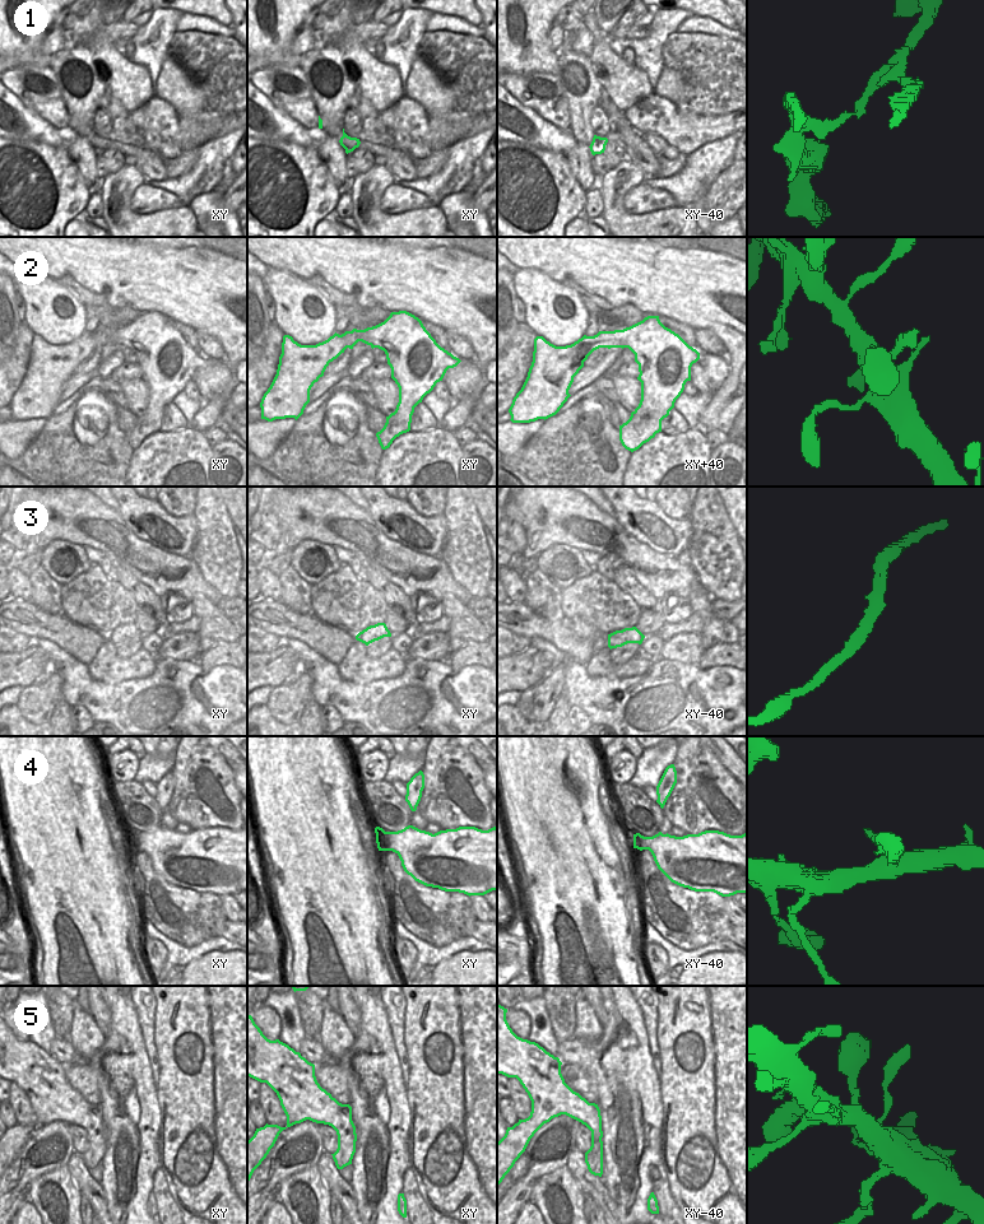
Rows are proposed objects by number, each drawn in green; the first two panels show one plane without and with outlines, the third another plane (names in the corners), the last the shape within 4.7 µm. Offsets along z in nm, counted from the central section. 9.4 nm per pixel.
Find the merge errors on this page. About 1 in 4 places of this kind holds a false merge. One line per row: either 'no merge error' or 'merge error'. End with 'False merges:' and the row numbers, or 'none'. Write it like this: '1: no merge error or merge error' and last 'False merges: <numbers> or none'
1: merge error
2: no merge error
3: no merge error
4: no merge error
5: no merge error
False merges: 1

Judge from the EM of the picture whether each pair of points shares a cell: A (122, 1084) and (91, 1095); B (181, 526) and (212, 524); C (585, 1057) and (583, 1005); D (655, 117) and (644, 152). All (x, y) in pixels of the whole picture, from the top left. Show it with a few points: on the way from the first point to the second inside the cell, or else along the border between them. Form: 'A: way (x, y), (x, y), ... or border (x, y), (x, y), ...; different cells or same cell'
A: border (88, 1064), (96, 1076), (100, 1104); different cells
B: border (193, 515), (196, 522), (196, 539), (189, 554); different cells
C: border (603, 1027), (603, 1033), (595, 1039), (575, 1038); different cells
D: border (627, 122), (641, 135); different cells

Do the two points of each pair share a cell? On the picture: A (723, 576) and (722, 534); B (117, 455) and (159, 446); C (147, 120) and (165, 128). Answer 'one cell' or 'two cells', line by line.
A: one cell
B: two cells
C: one cell

